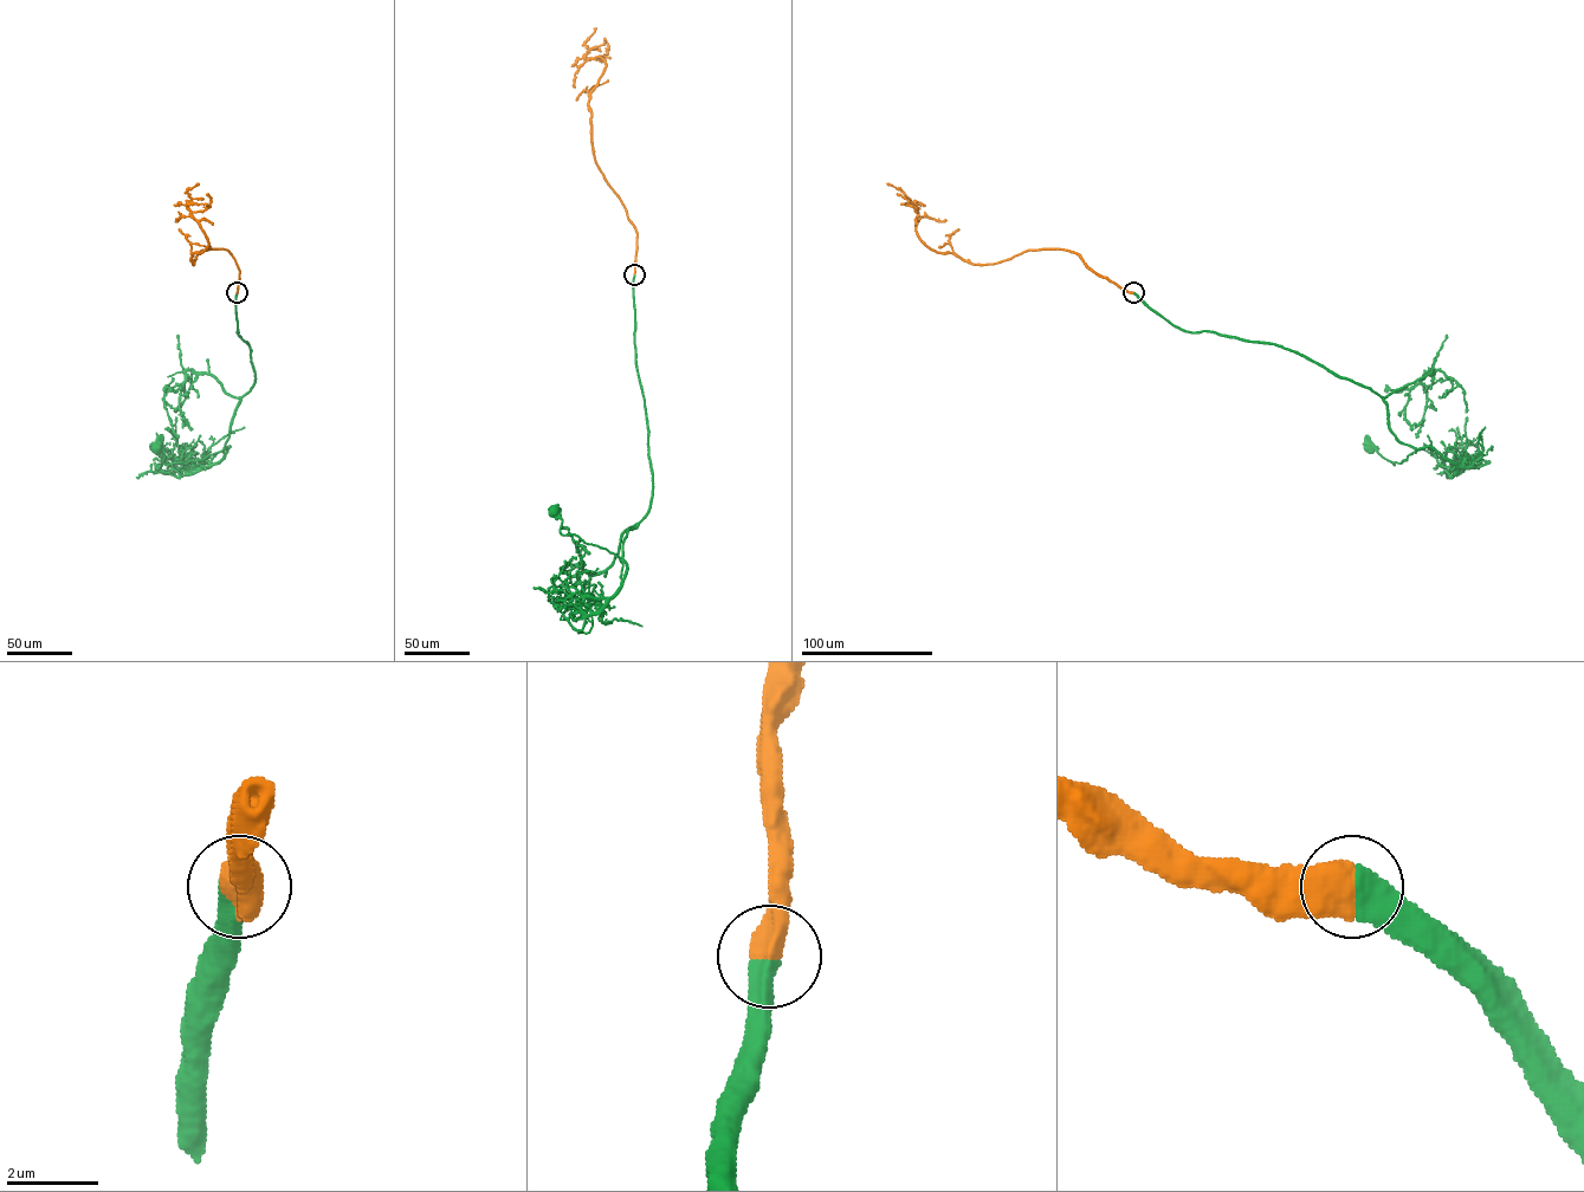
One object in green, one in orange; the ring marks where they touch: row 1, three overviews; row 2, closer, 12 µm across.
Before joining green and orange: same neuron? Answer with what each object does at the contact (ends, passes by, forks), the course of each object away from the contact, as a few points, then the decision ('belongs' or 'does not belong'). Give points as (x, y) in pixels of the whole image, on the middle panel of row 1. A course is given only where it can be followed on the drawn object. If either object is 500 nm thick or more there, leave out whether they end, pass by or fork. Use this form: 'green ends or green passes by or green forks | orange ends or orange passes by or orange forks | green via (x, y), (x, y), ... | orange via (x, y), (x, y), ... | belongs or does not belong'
green via (634, 274), (635, 360), (652, 496), (650, 511), (624, 541), (622, 580), (618, 556), (563, 535), (554, 510) | orange via (634, 273), (637, 232), (593, 148), (588, 102), (606, 63), (600, 57), (586, 58), (584, 43), (596, 27) | belongs

